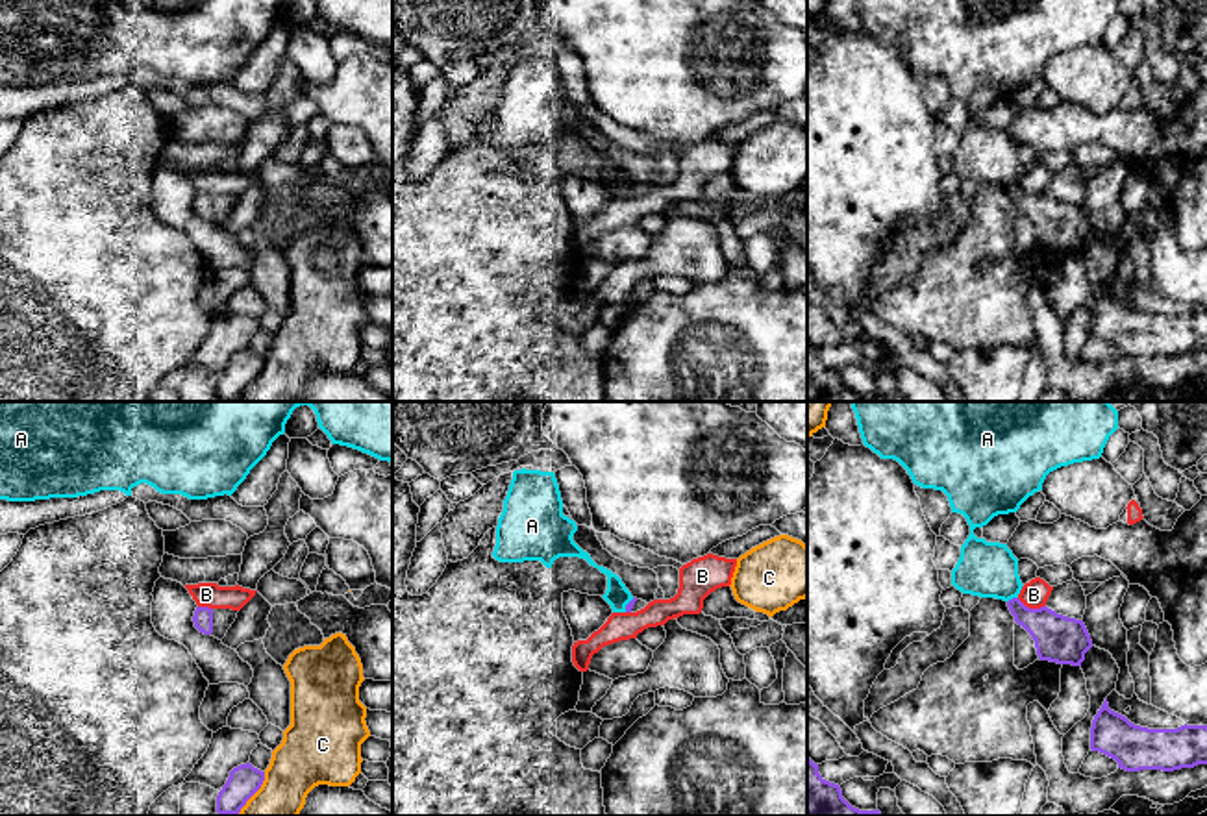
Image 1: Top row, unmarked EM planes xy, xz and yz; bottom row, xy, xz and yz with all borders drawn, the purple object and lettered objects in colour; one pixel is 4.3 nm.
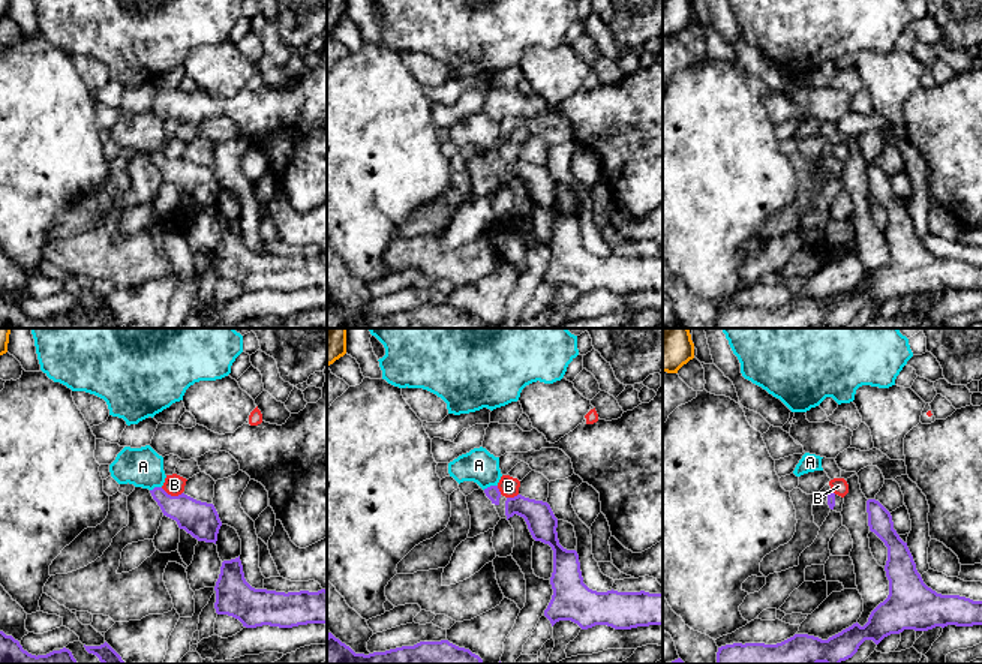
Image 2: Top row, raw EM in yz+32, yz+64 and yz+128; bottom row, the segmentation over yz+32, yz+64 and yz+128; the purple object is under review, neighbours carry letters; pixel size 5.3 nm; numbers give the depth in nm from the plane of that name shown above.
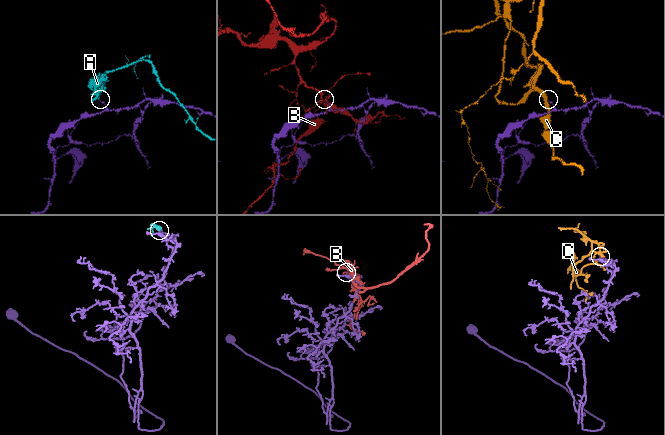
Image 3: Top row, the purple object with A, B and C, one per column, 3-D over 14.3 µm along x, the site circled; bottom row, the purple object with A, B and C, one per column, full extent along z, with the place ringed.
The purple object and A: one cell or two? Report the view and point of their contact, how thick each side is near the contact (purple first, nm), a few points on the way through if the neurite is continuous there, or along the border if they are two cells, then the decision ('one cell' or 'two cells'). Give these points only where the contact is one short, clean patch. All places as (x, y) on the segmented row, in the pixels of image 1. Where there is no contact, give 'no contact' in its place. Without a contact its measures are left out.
contact yz (1013, 598); calibres 190 and 240 nm; border yz (1017, 596), (1007, 602); two cells

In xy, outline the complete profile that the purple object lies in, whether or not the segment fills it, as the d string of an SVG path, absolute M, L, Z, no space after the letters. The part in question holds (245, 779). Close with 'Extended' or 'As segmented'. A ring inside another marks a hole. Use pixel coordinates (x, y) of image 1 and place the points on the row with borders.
M250 762L230 772L230 777L217 796L218 814L239 814L246 801L261 788L265 772Z. As segmented

